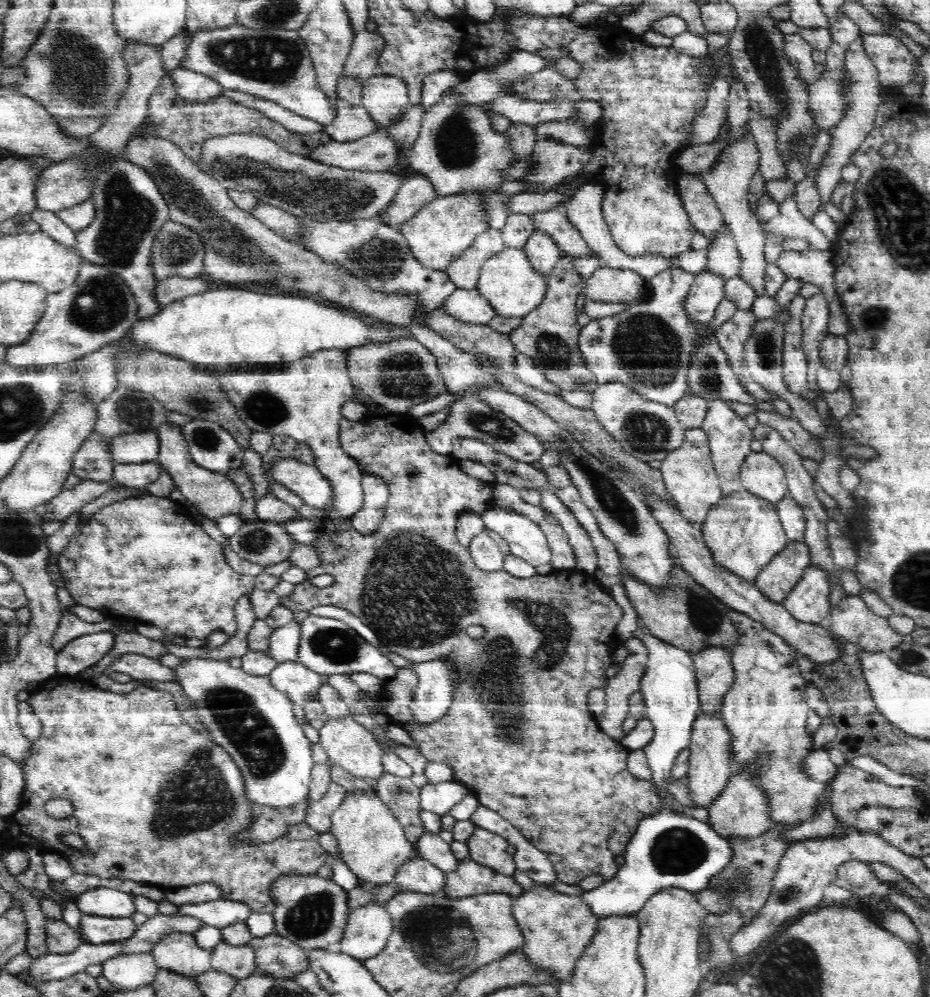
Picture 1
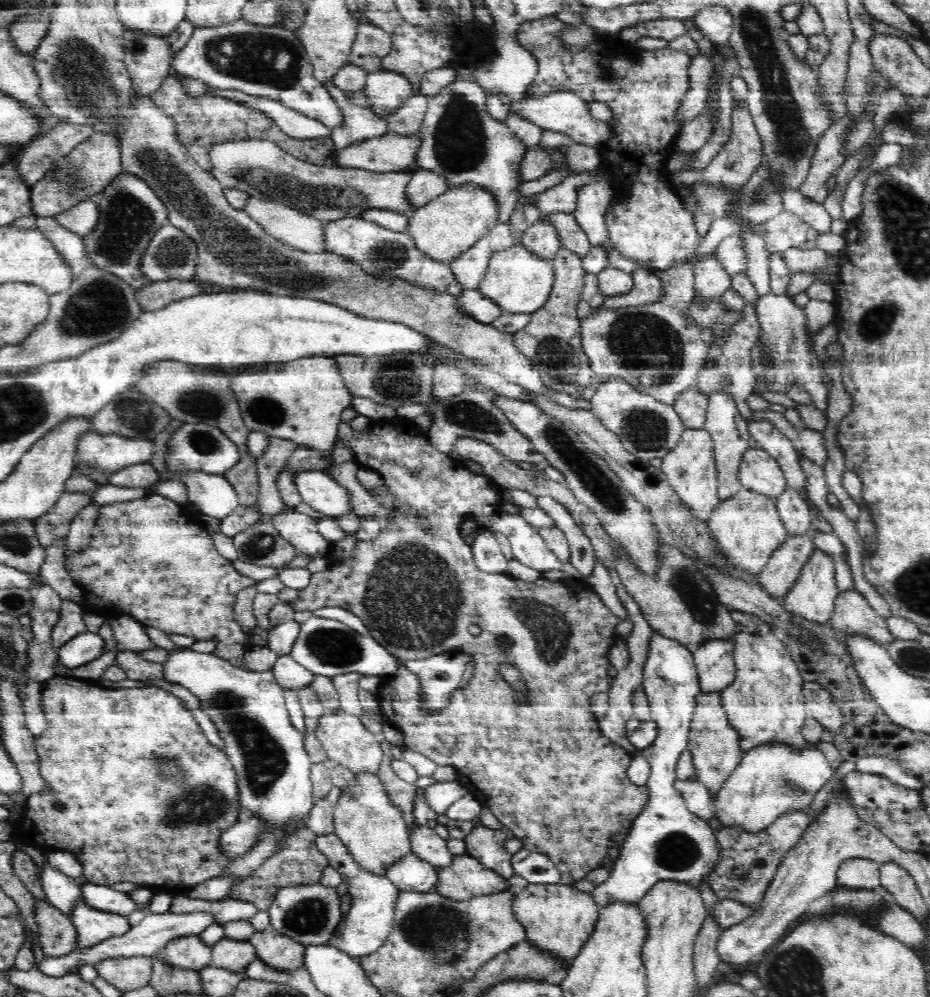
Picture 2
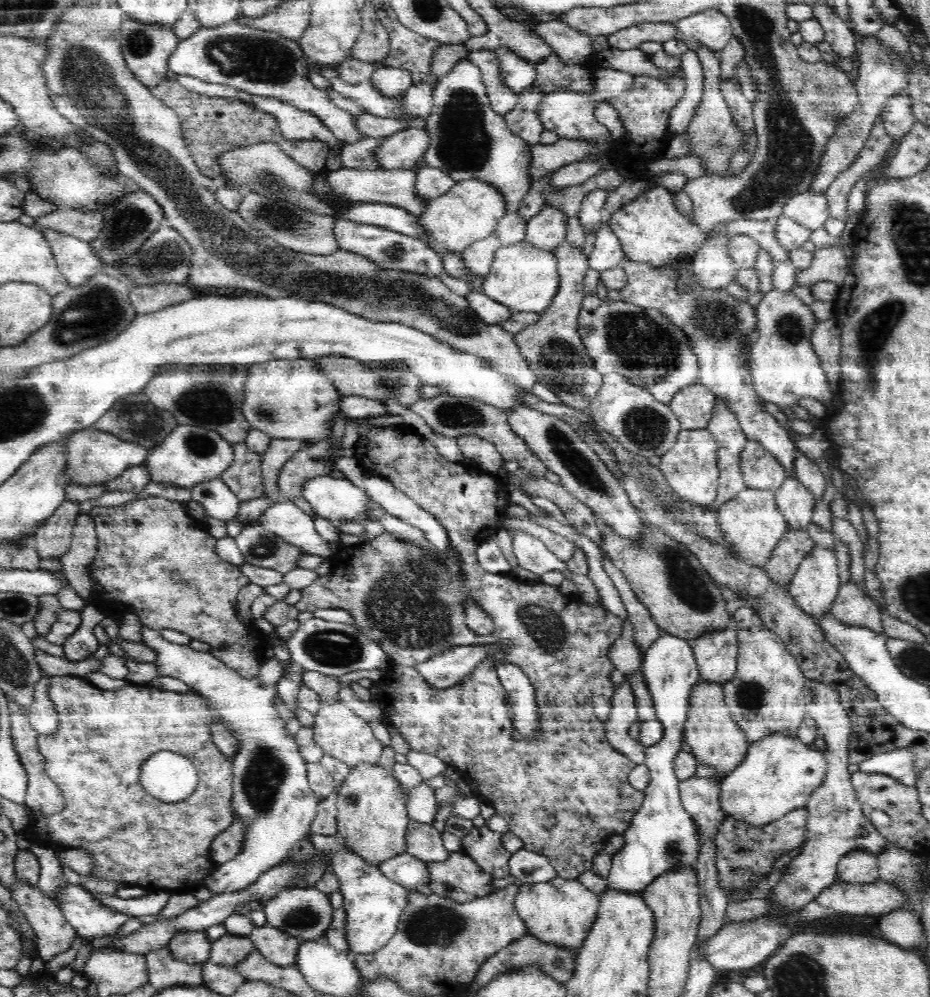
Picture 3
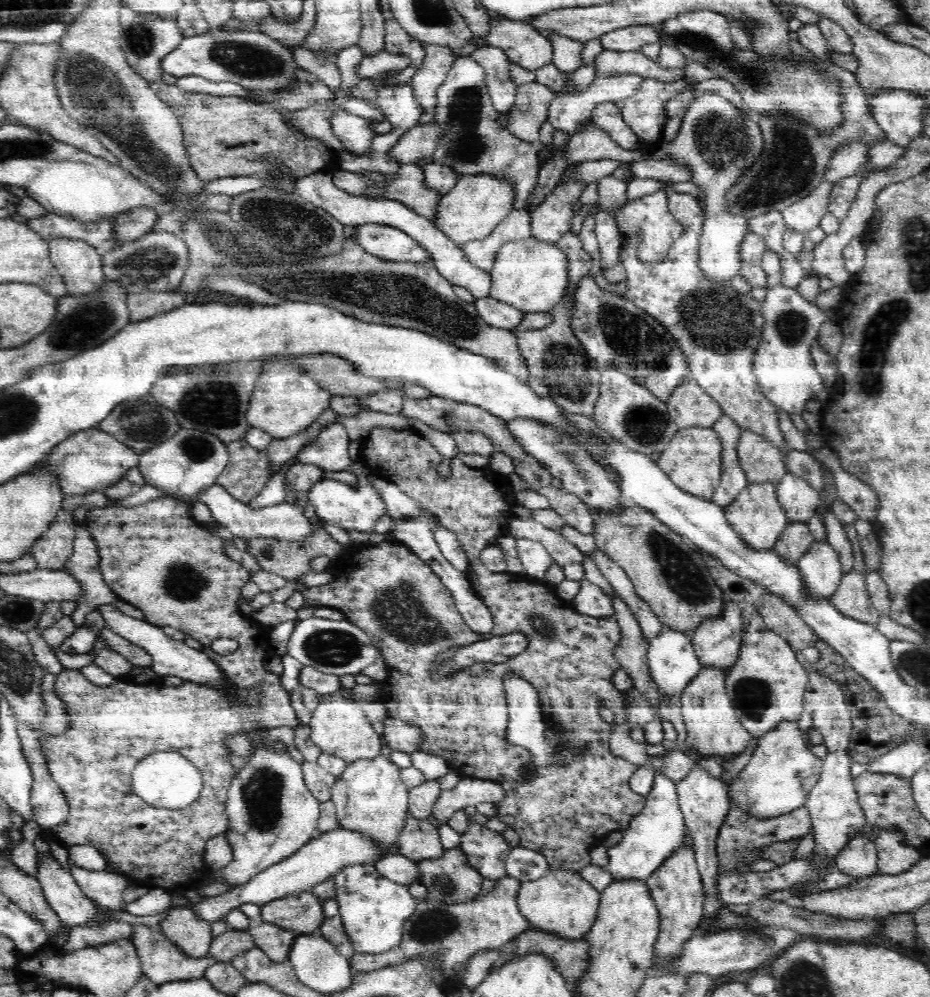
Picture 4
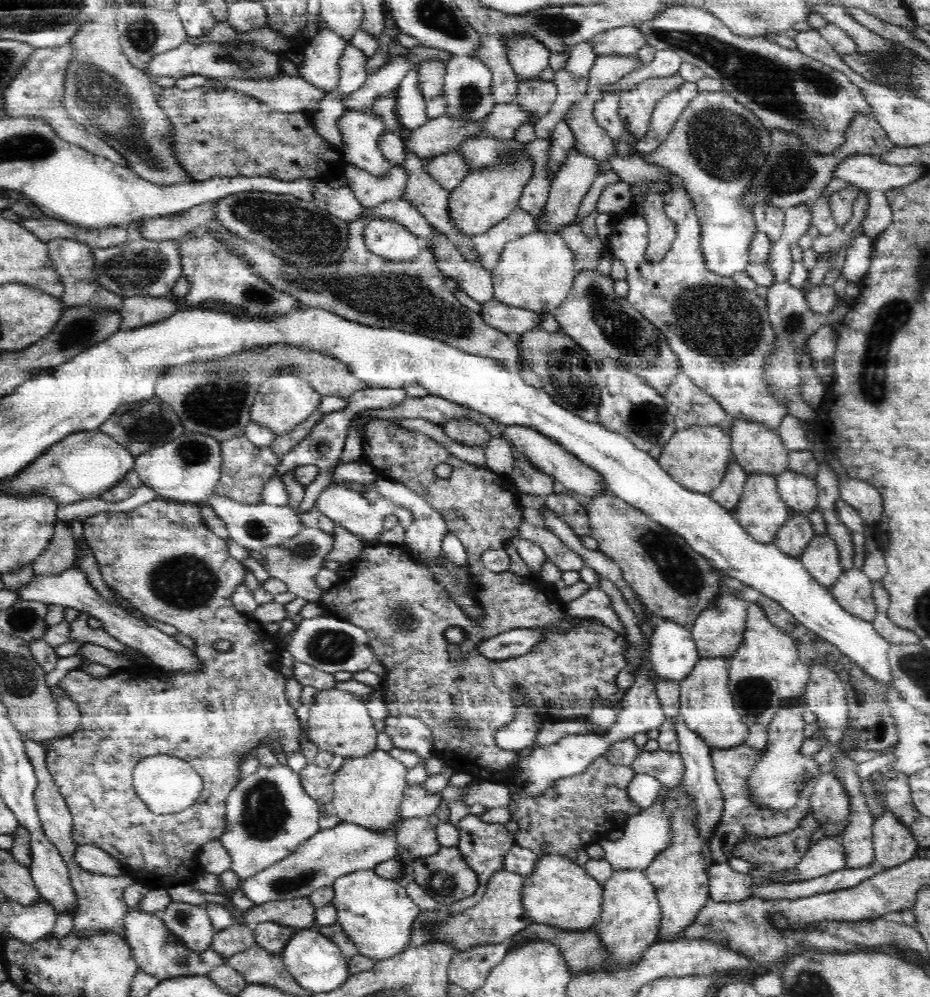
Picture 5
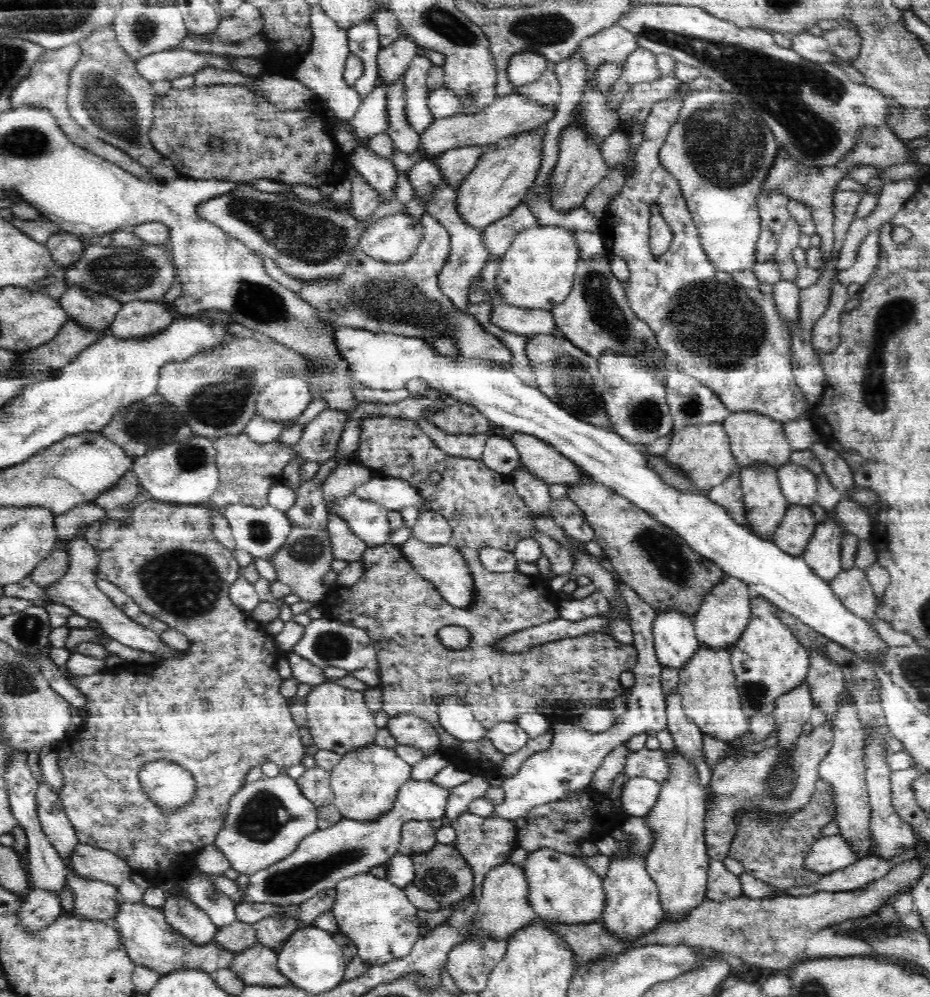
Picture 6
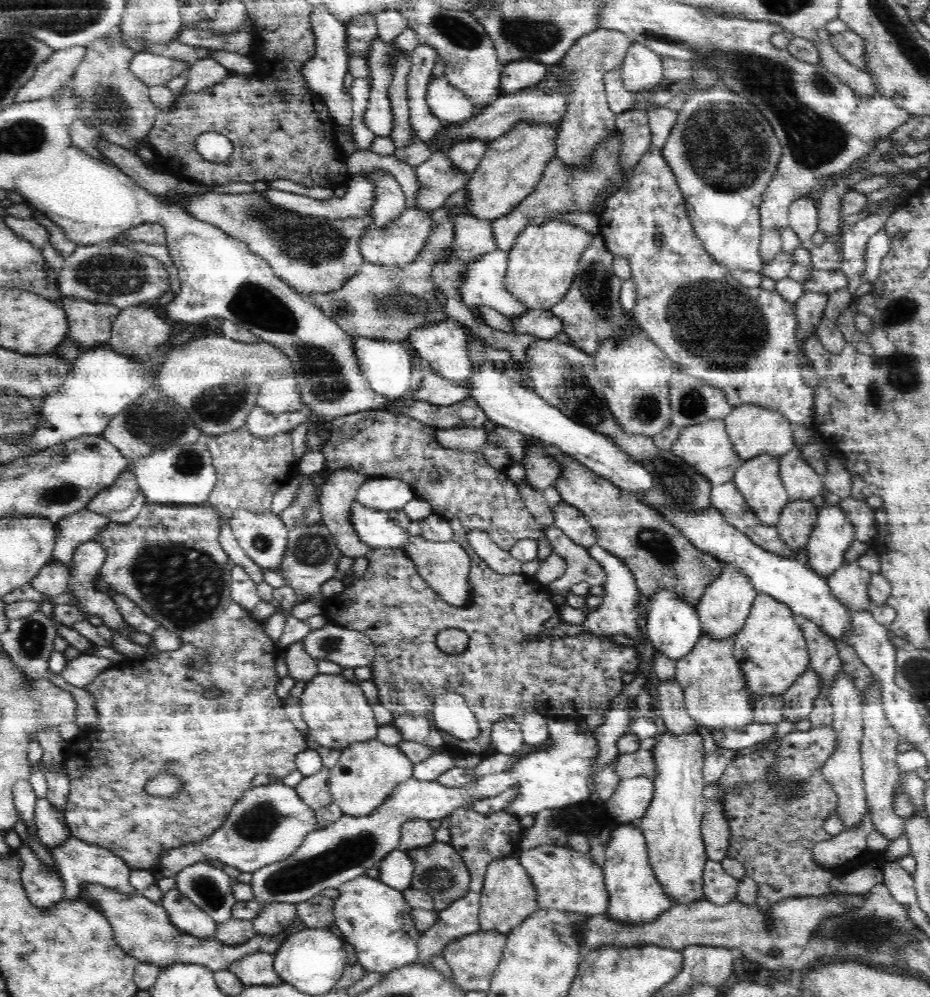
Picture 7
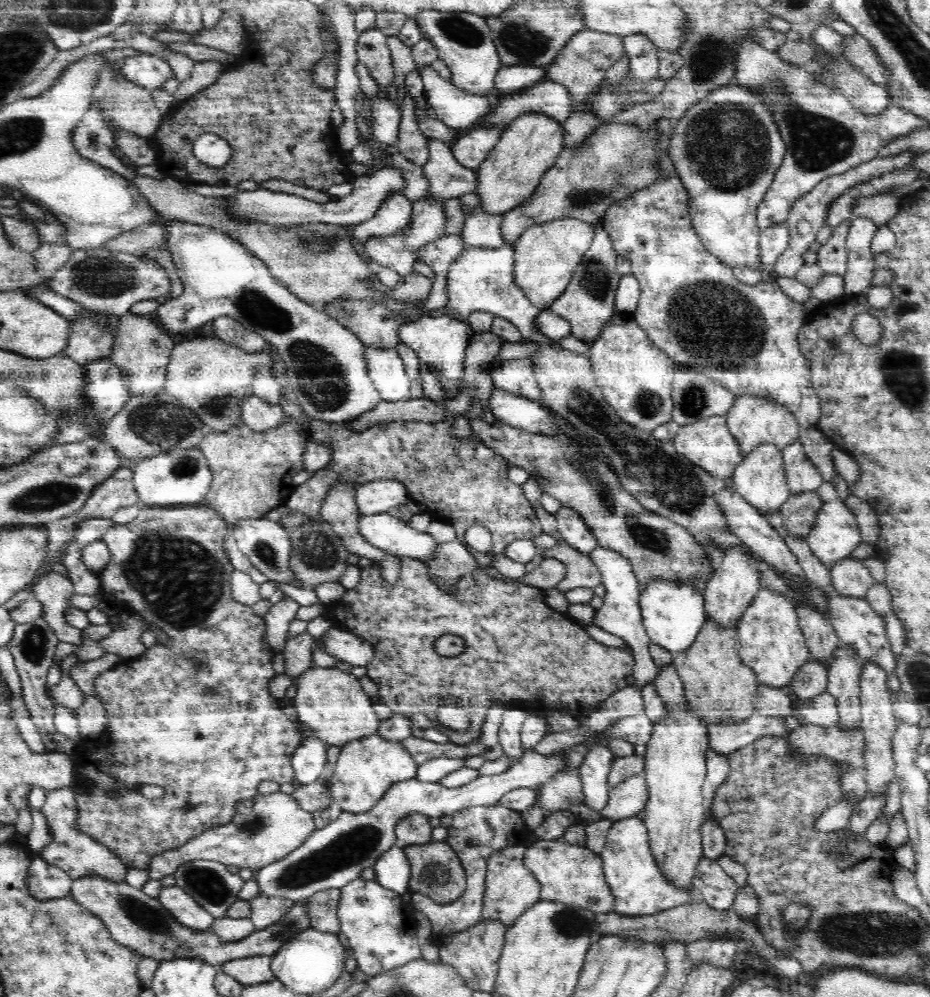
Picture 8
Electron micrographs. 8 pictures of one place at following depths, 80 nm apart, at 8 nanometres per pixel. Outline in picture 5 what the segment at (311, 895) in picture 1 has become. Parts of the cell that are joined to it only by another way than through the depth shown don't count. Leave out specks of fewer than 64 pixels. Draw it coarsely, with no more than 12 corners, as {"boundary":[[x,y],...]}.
{"boundary":[[308,896],[254,903],[241,911],[251,929],[264,921],[310,929],[315,910]]}

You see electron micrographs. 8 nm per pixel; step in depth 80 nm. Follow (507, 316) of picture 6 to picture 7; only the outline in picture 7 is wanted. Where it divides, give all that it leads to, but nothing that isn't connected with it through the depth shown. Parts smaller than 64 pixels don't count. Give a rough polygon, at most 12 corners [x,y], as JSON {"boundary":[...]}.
{"boundary":[[551,310],[508,316],[515,332],[556,339],[562,321]]}

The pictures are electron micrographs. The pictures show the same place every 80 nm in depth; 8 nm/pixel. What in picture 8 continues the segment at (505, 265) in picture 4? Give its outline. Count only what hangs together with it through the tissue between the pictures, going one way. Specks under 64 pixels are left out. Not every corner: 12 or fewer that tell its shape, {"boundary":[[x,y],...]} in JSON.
{"boundary":[[557,218],[524,230],[514,279],[534,306],[568,288],[593,225]]}

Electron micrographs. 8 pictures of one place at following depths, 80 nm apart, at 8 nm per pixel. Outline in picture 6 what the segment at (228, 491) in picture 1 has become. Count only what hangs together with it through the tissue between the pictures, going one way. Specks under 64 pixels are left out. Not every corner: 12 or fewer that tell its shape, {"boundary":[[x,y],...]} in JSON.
{"boundary":[[238,502],[221,512],[238,550],[271,561],[292,528],[285,511]]}

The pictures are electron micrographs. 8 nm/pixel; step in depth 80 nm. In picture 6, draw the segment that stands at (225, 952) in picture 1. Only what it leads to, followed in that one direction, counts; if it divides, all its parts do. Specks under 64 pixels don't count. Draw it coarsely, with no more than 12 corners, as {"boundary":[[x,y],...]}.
{"boundary":[[253,925],[218,927],[213,942],[237,953],[258,944]]}

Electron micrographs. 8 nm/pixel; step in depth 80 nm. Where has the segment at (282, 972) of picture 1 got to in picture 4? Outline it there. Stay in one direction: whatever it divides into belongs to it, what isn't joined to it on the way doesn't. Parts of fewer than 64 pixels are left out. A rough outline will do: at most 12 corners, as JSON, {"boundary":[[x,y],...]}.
{"boundary":[[269,922],[248,931],[268,958],[288,961],[295,932]]}

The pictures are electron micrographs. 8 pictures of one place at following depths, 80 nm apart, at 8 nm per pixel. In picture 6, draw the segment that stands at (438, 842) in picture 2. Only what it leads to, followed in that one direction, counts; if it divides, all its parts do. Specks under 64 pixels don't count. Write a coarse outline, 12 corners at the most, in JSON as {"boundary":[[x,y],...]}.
{"boundary":[[428,820],[405,822],[398,852],[427,853],[436,844]]}

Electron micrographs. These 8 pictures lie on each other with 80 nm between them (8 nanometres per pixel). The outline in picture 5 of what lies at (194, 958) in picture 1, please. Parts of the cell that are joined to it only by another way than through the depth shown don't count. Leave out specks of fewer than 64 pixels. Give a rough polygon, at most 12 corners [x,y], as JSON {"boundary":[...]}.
{"boundary":[[172,902],[157,914],[195,953],[217,933],[204,906]]}

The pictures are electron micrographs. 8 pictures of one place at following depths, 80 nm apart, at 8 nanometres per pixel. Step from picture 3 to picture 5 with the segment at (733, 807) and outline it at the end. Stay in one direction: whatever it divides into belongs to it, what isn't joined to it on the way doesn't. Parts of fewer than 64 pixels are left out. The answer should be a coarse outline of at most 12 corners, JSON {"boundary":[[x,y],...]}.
{"boundary":[[804,700],[780,707],[748,776],[752,799],[788,810],[819,775],[800,755]]}

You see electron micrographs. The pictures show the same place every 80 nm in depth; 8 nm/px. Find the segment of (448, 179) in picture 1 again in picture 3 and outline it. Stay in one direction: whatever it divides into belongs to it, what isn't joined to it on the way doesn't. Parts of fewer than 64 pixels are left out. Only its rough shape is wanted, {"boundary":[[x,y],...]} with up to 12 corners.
{"boundary":[[468,58],[434,88],[426,166],[494,185],[517,213],[532,145]]}

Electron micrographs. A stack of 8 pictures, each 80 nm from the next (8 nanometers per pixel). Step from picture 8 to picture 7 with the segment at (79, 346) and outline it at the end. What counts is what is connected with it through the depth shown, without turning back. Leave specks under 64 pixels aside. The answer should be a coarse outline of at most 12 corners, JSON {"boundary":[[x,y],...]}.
{"boundary":[[67,296],[69,338],[80,353],[109,344],[117,306]]}

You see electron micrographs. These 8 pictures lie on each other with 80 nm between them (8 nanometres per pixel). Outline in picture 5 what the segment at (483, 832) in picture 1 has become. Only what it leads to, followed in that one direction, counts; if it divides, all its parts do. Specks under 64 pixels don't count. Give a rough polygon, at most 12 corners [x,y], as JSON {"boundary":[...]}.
{"boundary":[[469,813],[457,847],[479,886],[504,869],[515,834]]}

